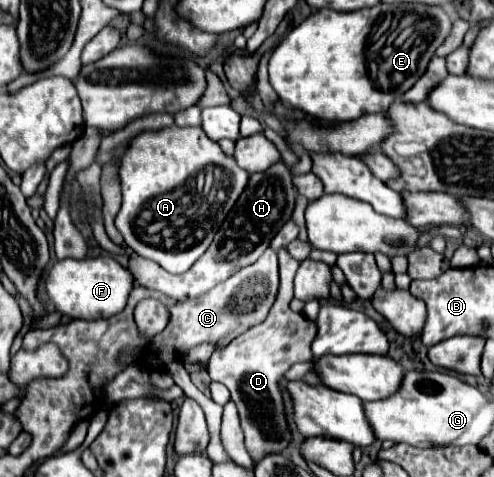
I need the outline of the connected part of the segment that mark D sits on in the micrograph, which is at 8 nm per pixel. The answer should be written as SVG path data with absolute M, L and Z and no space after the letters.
M279 249L279 273L281 285L277 299L267 315L267 319L249 329L247 333L233 339L225 349L219 349L209 359L209 377L213 381L223 383L231 391L231 399L237 403L241 429L245 433L245 447L251 453L253 461L259 461L267 453L281 451L289 445L291 433L287 429L287 421L283 415L283 399L279 389L279 379L283 379L285 371L293 363L303 363L313 359L311 343L317 335L317 323L307 319L303 313L295 313L289 309L289 301L293 299L293 277L297 273L299 261L289 257L287 249Z

